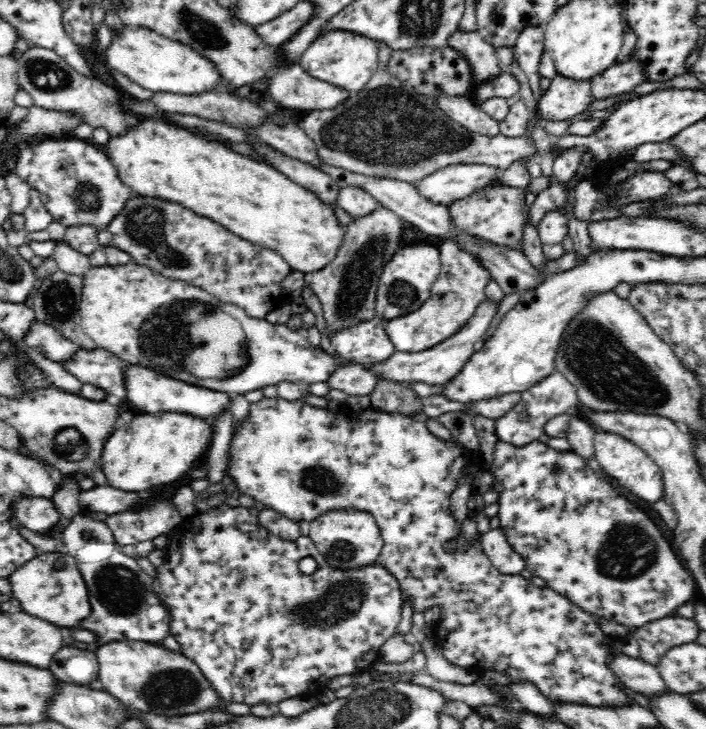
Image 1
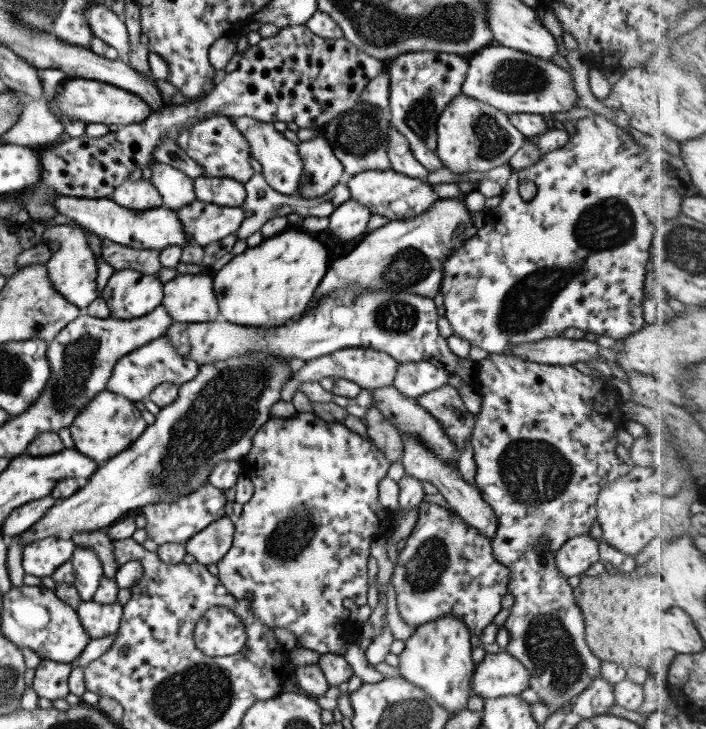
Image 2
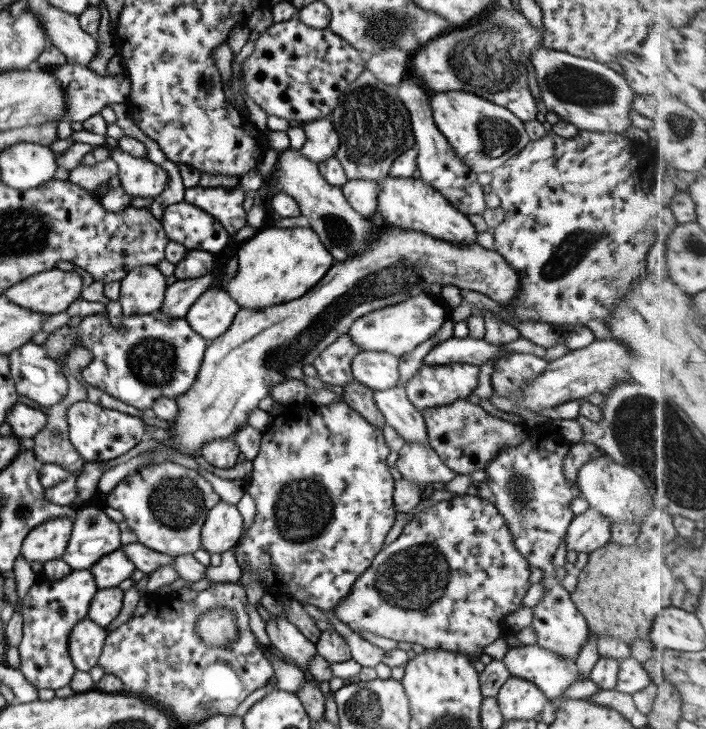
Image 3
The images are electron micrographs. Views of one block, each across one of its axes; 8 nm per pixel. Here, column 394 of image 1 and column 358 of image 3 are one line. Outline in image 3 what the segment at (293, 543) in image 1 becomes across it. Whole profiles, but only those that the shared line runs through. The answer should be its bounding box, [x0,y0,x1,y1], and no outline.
[333,495,530,654]

